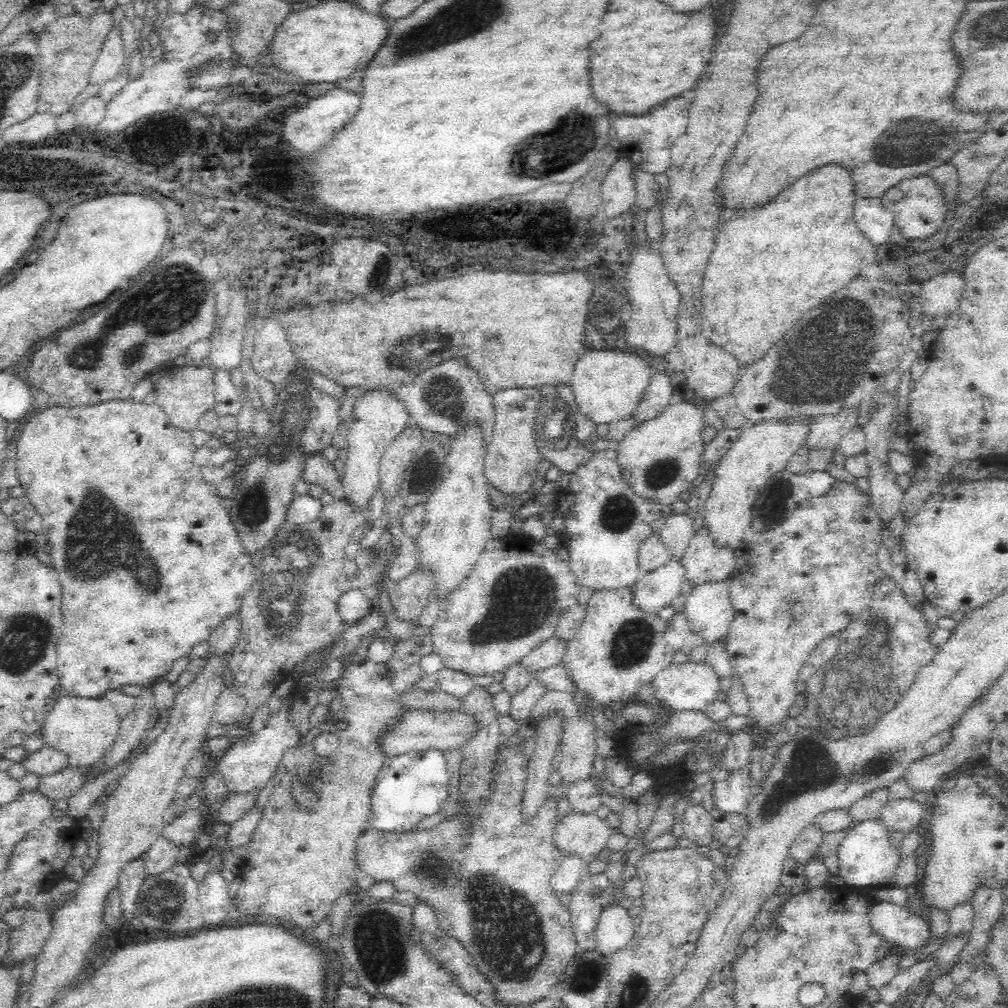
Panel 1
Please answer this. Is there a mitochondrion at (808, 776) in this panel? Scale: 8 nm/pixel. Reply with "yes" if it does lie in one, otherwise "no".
yes

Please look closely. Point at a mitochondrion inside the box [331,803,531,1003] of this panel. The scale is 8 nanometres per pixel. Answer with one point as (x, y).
(386, 958)

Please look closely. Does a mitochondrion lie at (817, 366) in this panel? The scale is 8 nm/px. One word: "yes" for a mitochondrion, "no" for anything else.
yes

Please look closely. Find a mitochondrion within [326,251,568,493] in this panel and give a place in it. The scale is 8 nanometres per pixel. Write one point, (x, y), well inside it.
(416, 346)

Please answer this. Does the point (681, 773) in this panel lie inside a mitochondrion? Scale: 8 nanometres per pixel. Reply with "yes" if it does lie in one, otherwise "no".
no

